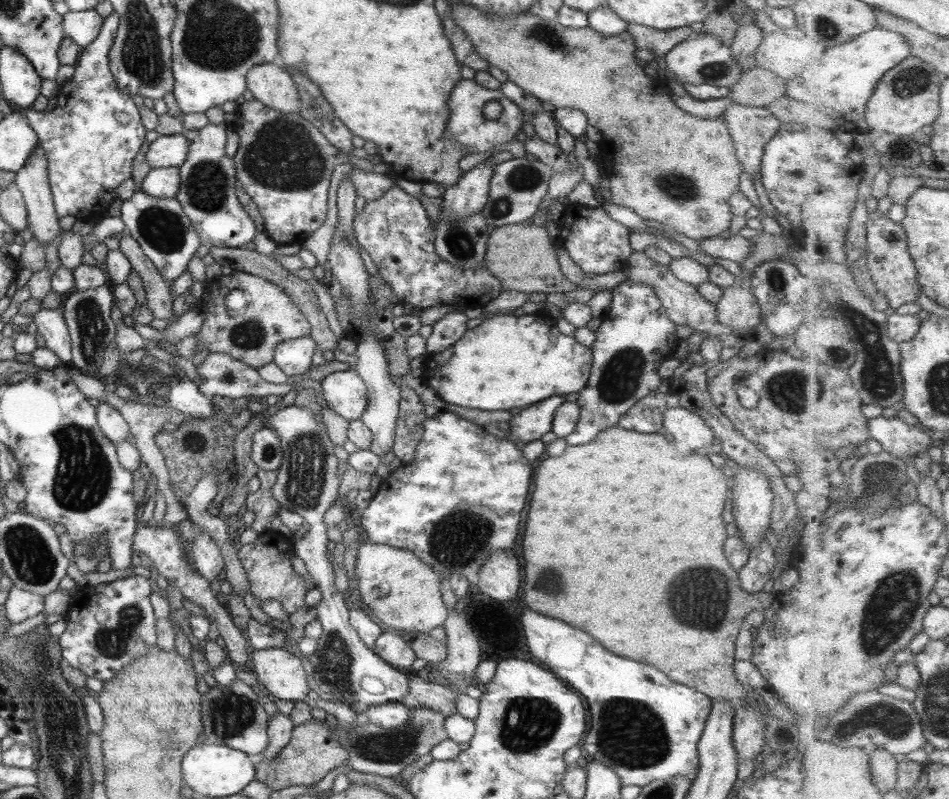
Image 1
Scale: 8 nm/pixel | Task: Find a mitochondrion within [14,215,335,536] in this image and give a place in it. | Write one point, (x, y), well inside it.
(82, 480)

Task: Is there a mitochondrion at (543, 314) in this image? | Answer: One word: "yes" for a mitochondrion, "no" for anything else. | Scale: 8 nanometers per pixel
no

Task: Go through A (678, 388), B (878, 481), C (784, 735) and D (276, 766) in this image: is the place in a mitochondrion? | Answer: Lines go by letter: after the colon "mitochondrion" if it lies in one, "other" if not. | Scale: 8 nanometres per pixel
A: other
B: mitochondrion
C: other
D: other

